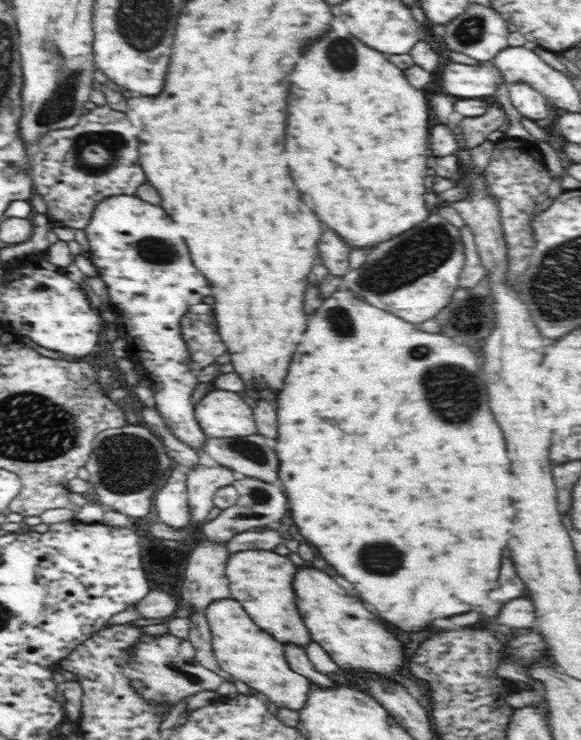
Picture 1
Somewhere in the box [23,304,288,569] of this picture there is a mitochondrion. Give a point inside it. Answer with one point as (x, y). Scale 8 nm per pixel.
(124, 463)

